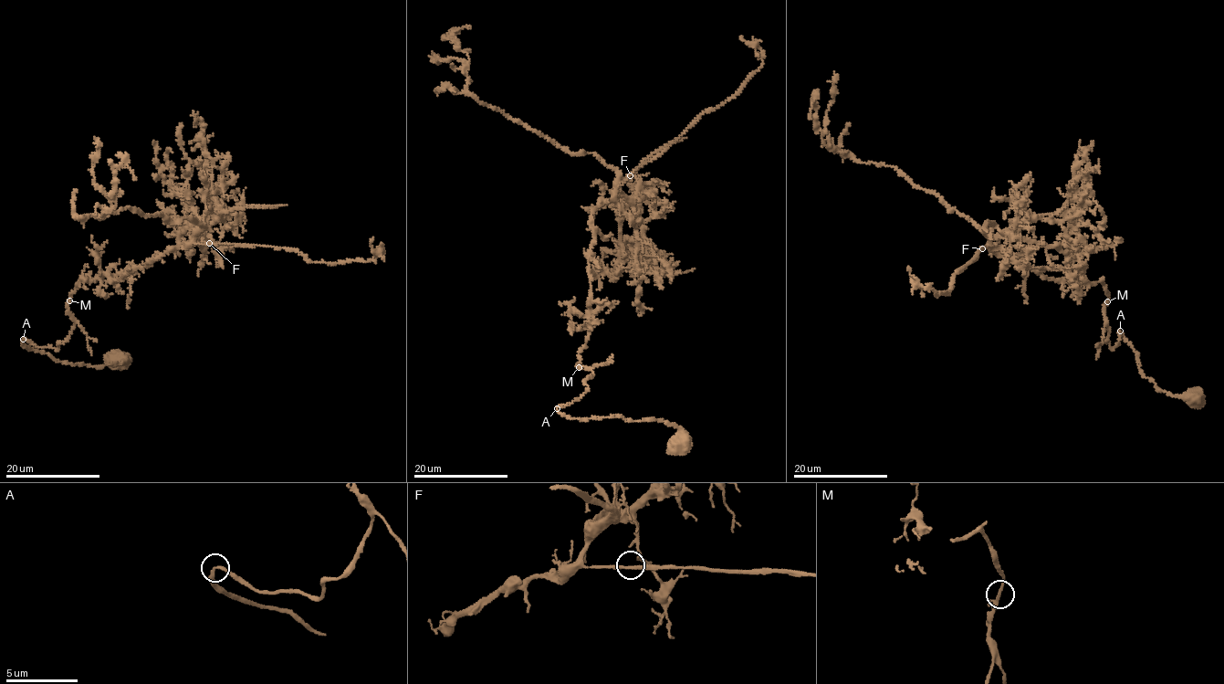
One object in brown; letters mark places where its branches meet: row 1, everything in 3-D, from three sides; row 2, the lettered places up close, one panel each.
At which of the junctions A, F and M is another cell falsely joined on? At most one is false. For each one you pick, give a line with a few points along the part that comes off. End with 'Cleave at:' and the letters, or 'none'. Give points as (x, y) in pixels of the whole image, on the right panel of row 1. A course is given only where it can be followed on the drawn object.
Cleave at: none

